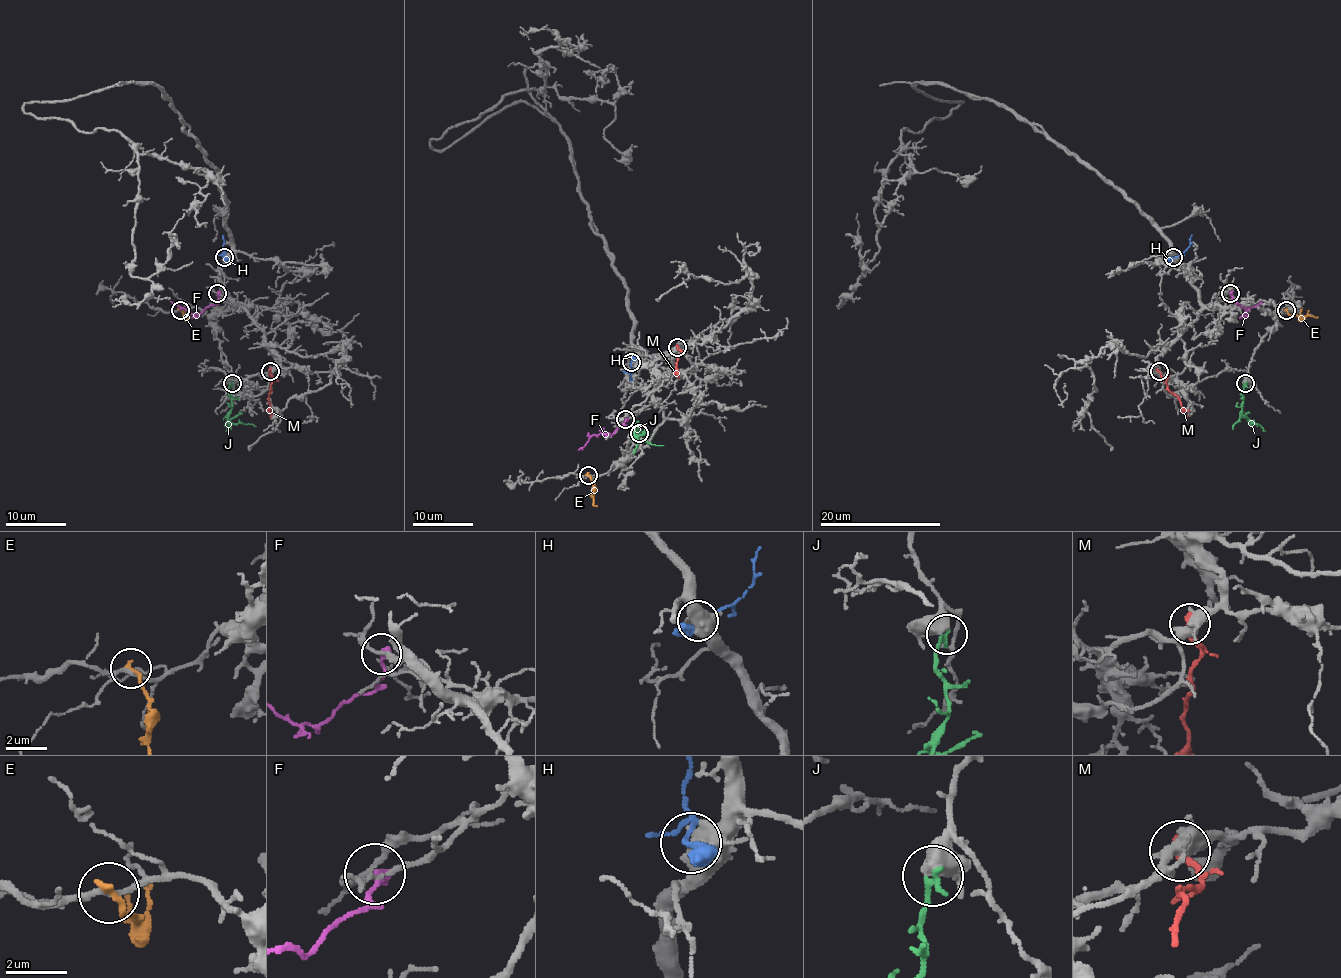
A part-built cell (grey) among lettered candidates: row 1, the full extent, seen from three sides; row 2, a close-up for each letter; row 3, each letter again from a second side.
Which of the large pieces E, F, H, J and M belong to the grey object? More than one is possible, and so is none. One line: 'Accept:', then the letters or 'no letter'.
Accept: J

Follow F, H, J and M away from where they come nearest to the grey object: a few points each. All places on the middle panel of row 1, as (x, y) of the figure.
F: (625, 418), (610, 435), (593, 435), (578, 450)
H: (631, 361), (630, 381)
J: (639, 433), (636, 430), (639, 430), (634, 435), (639, 440), (663, 446)
M: (678, 348), (681, 354), (676, 363), (678, 376)

